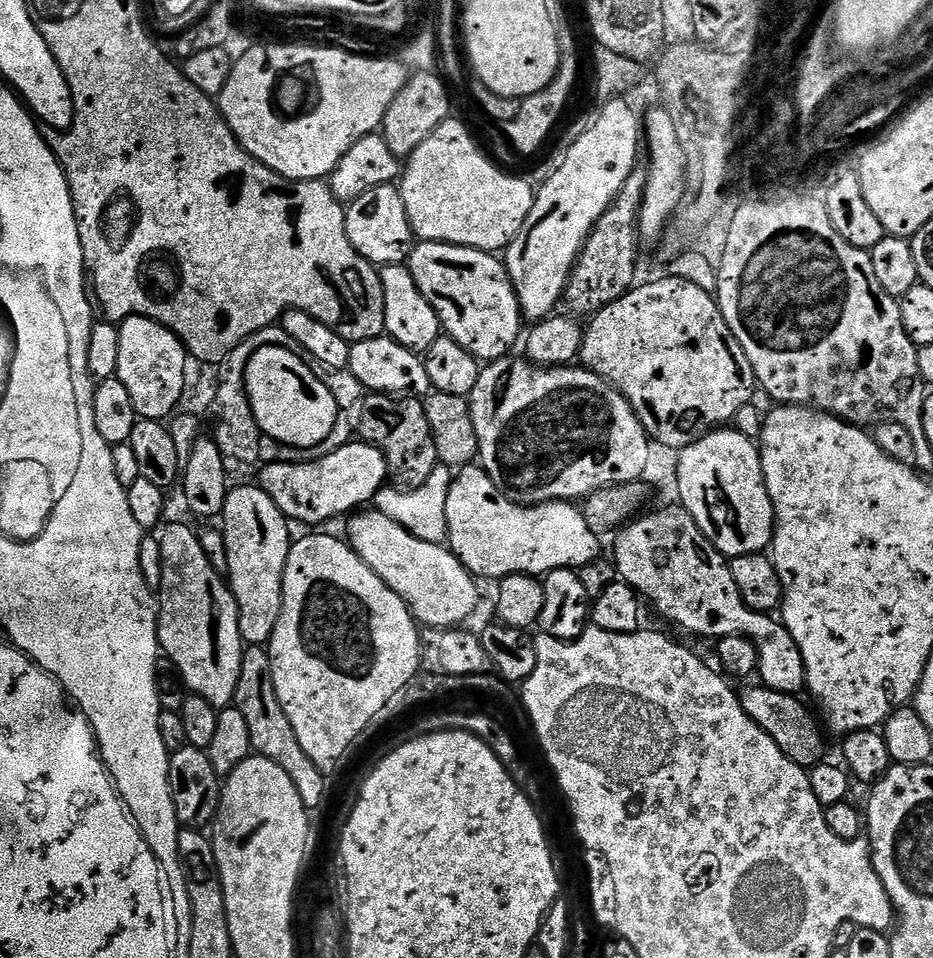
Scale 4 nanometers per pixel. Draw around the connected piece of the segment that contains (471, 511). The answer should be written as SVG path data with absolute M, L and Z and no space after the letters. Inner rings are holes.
M479 466L461 468L455 473L446 498L446 522L448 523L447 543L450 551L461 560L473 577L496 576L503 578L512 575L543 577L559 568L579 570L591 560L601 555L600 544L596 541L593 525L583 511L576 509L572 502L536 502L533 508L515 504L500 496L501 485L496 484L488 473Z

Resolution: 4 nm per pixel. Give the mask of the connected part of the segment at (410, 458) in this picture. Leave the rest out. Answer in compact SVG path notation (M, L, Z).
M368 394L365 397L360 408L359 439L382 450L388 467L388 480L396 488L407 490L422 486L438 467L430 422L423 412L414 414L411 401L400 402L401 399L392 394Z

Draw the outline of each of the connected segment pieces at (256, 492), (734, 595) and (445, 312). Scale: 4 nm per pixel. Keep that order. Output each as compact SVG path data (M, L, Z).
M252 486L233 487L229 491L220 522L224 524L226 574L236 602L272 602L270 610L274 606L274 616L277 616L281 613L281 584L292 545L288 520L259 486Z
M683 506L676 508L660 508L657 512L641 515L633 519L624 529L624 533L616 540L616 556L614 563L619 579L640 593L645 601L648 600L668 620L673 620L680 628L693 632L696 636L745 636L750 638L758 650L760 659L759 679L765 688L791 693L796 687L801 687L807 681L808 671L804 668L802 650L794 642L788 629L775 615L767 612L756 612L738 594L738 585L734 582L731 563L717 550L702 534L702 530L690 518Z
M436 240L417 243L407 257L406 266L412 271L414 282L418 282L418 290L422 290L426 302L430 302L430 306L438 314L441 329L451 336L454 342L458 342L481 362L503 360L513 351L516 339L518 344L522 336L520 299L516 297L503 259L497 258L493 253L467 248L461 244L447 244L444 248L436 248L437 244Z

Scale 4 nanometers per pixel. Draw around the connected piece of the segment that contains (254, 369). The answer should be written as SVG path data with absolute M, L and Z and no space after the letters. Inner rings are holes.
M271 344L258 349L244 370L244 389L254 410L256 427L267 439L269 436L280 444L289 444L292 448L316 448L336 428L336 396L312 373L313 365L299 351L284 347Z

